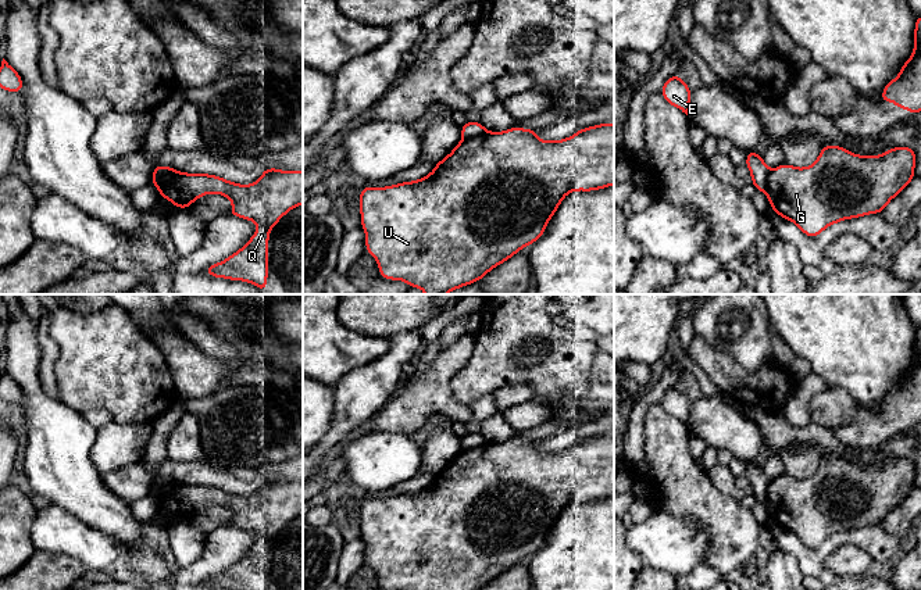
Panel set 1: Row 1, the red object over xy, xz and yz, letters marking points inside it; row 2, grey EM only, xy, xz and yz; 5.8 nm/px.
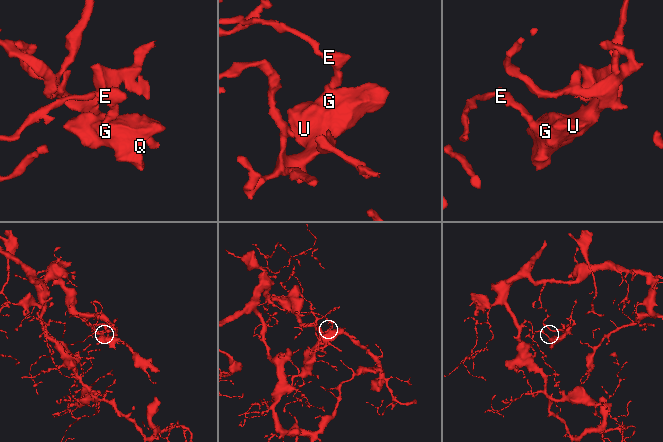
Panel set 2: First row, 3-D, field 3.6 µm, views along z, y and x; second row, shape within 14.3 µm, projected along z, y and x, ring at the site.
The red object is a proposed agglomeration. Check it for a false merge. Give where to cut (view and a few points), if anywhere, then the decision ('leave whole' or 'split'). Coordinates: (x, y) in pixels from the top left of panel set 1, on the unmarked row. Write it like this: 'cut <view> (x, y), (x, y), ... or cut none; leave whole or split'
cut xz (486, 443), (463, 450); split

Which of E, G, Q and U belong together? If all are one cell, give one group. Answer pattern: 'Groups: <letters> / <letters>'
Groups: E / G Q U

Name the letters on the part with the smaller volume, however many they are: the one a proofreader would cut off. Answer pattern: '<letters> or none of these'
G, Q, U

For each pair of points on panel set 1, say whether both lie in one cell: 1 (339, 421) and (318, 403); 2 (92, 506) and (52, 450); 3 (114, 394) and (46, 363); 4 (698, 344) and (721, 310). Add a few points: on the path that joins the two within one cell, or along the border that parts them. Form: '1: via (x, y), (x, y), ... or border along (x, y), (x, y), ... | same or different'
1: border along (334, 388), (332, 418), (327, 432), (317, 443) | different
2: via (81, 492), (57, 464) | same
3: border along (47, 333), (59, 347), (54, 378), (60, 397) | different
4: border along (696, 335), (729, 356) | different

